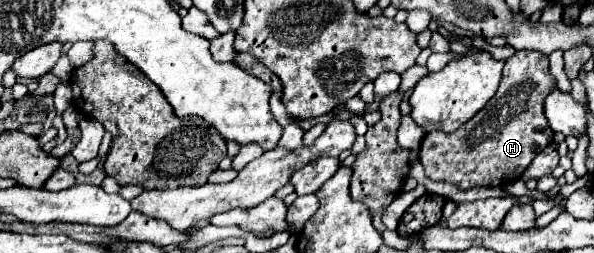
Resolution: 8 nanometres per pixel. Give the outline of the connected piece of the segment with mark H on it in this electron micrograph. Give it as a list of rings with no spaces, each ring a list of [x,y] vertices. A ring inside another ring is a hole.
[[[516,51],[506,59],[502,83],[496,95],[484,105],[476,119],[468,121],[452,135],[432,131],[420,147],[420,163],[432,181],[450,181],[458,189],[470,187],[506,187],[522,177],[530,161],[554,139],[544,119],[544,95],[556,87],[548,57],[538,51]]]

